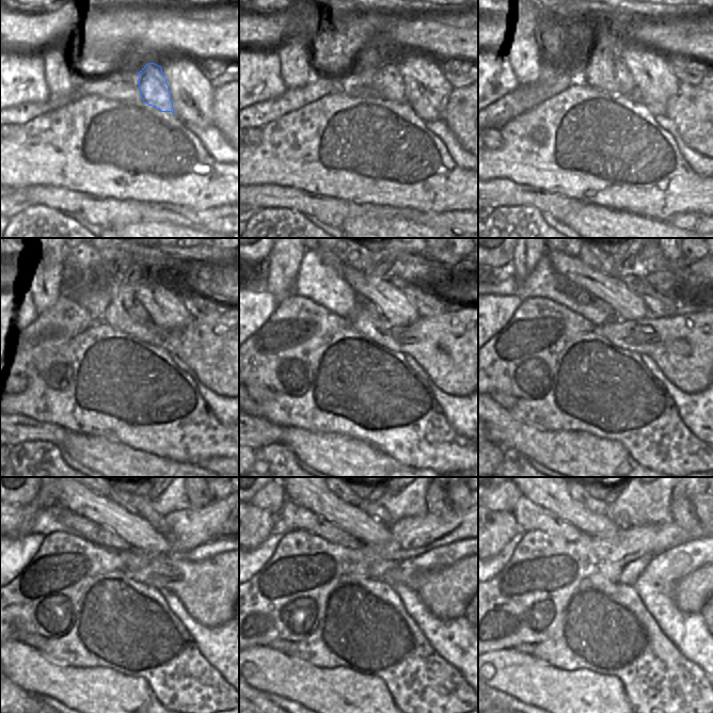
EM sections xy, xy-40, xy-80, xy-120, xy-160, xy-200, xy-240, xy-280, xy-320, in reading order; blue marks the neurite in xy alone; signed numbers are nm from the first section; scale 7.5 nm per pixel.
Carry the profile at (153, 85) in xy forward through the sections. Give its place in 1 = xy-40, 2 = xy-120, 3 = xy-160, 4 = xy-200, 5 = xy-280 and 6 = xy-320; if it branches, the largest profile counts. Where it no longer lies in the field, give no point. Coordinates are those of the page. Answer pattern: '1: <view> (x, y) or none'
1: xy-40 (386, 83)
2: xy-120 (141, 313)
3: xy-160 (371, 309)
4: xy-200 (583, 297)
5: xy-280 (296, 517)
6: xy-320 (529, 516)

